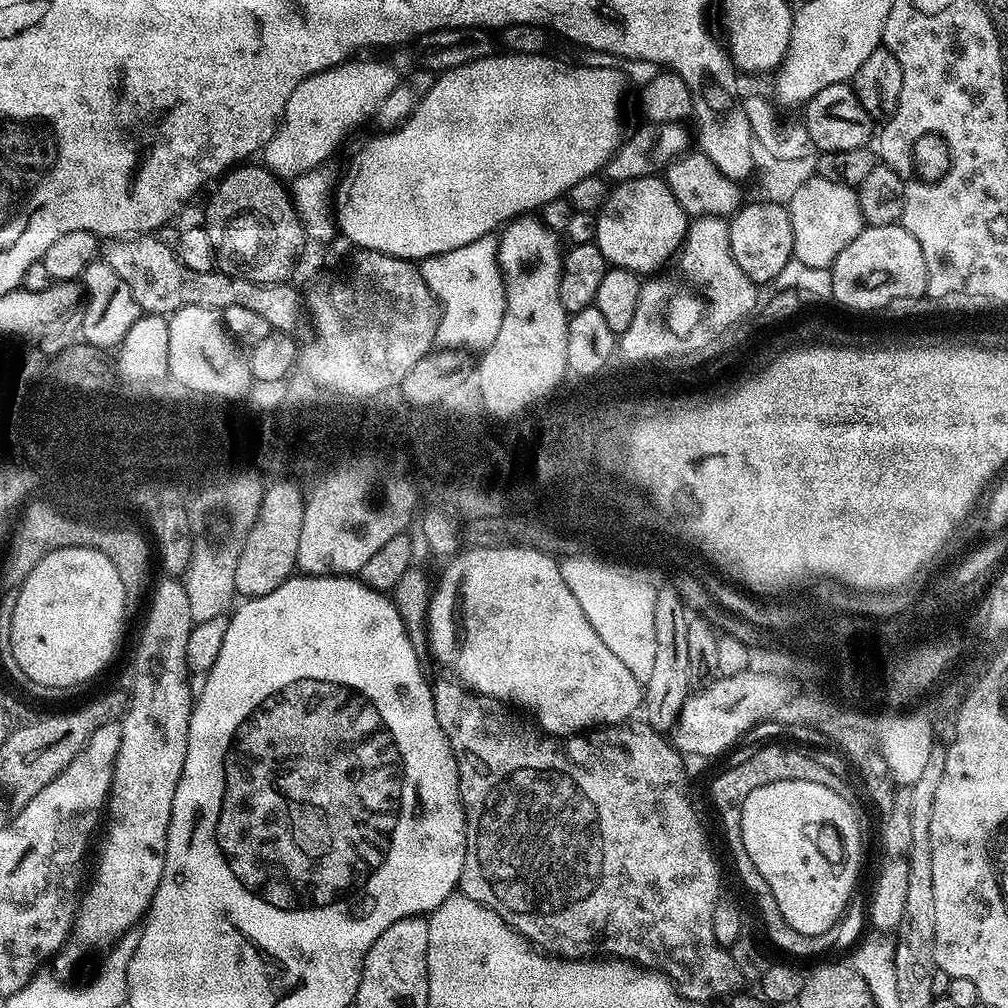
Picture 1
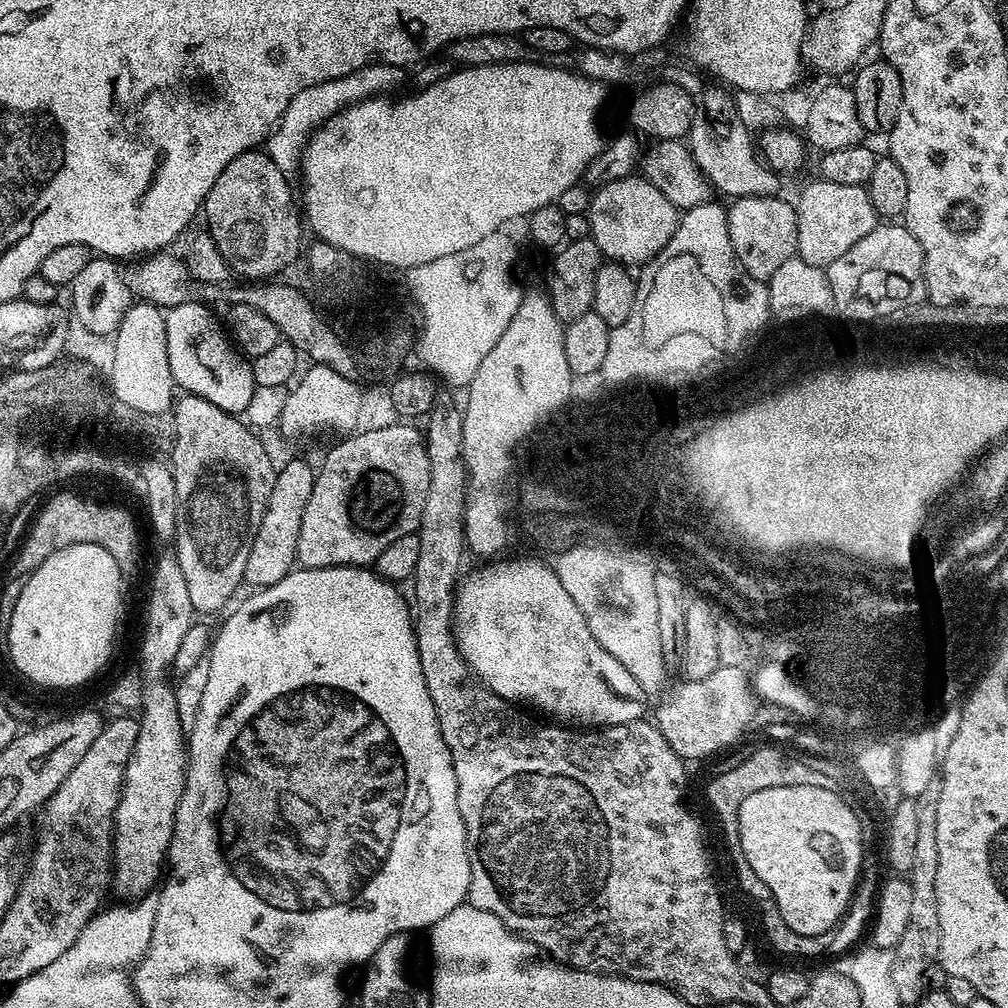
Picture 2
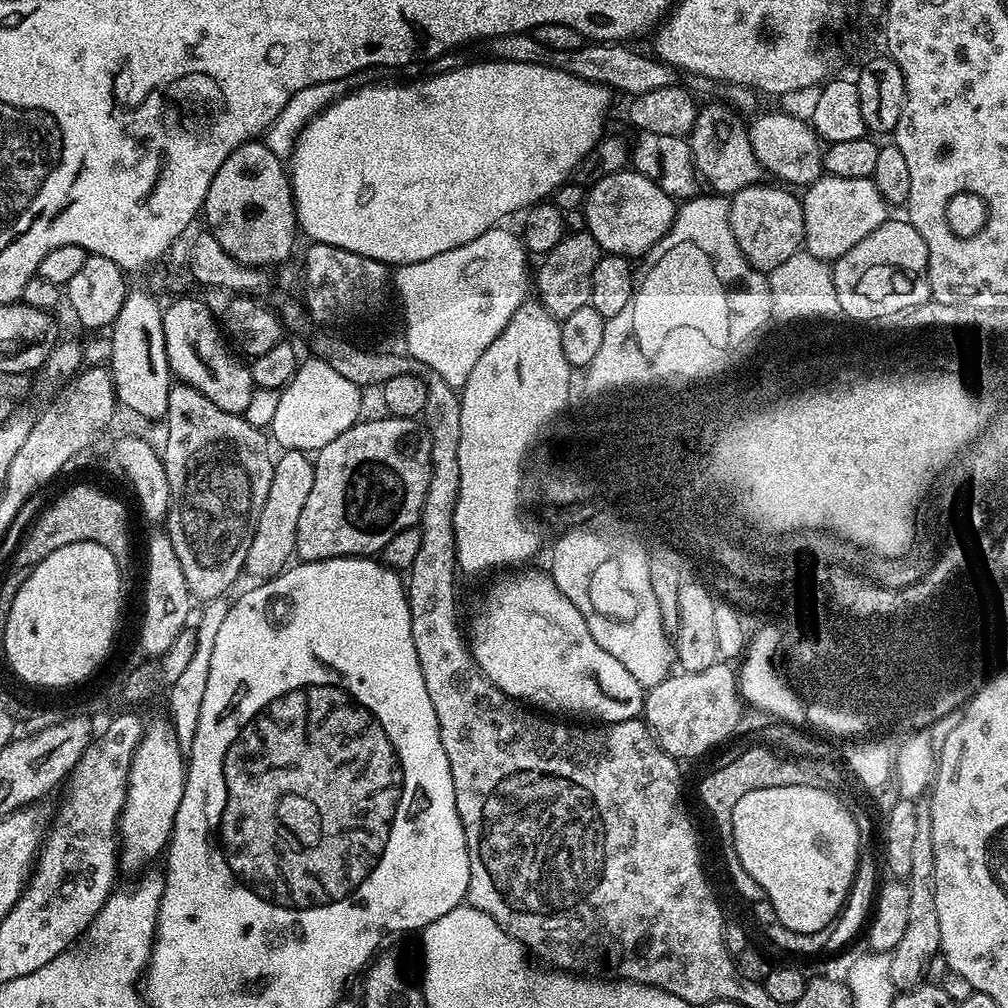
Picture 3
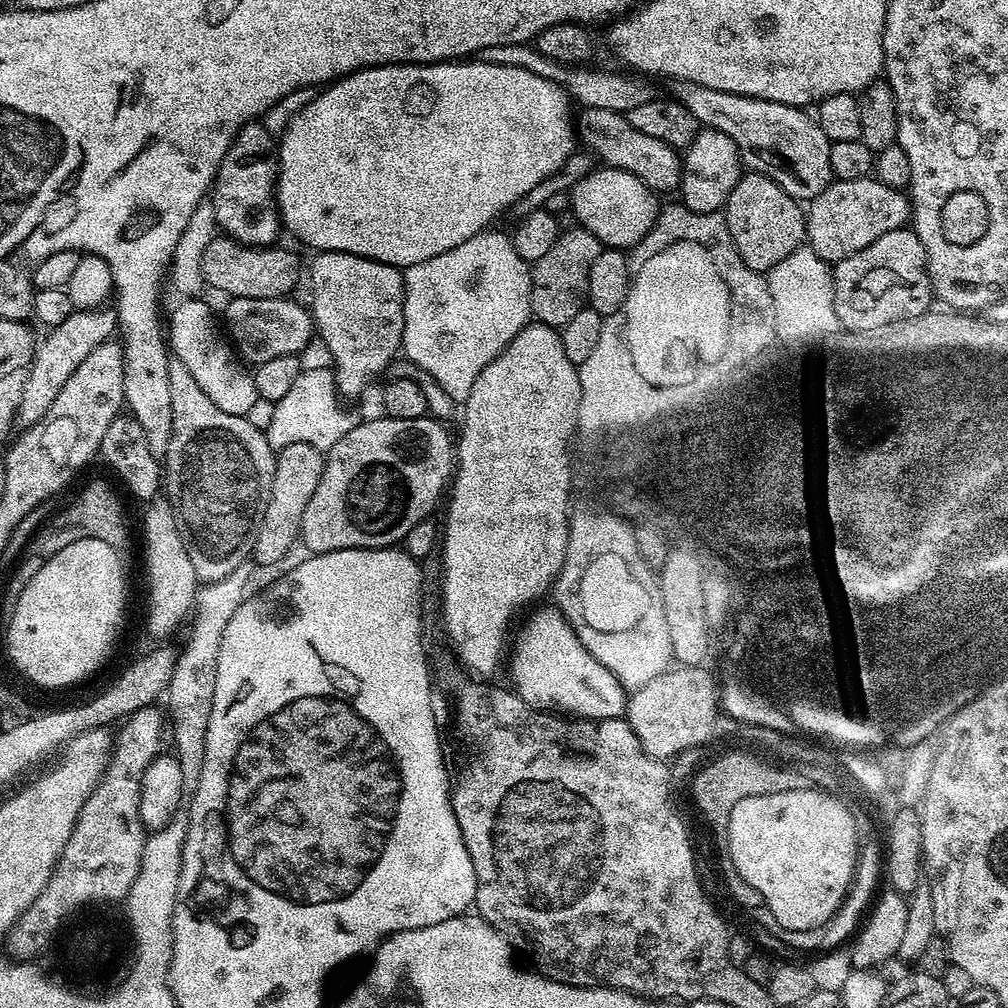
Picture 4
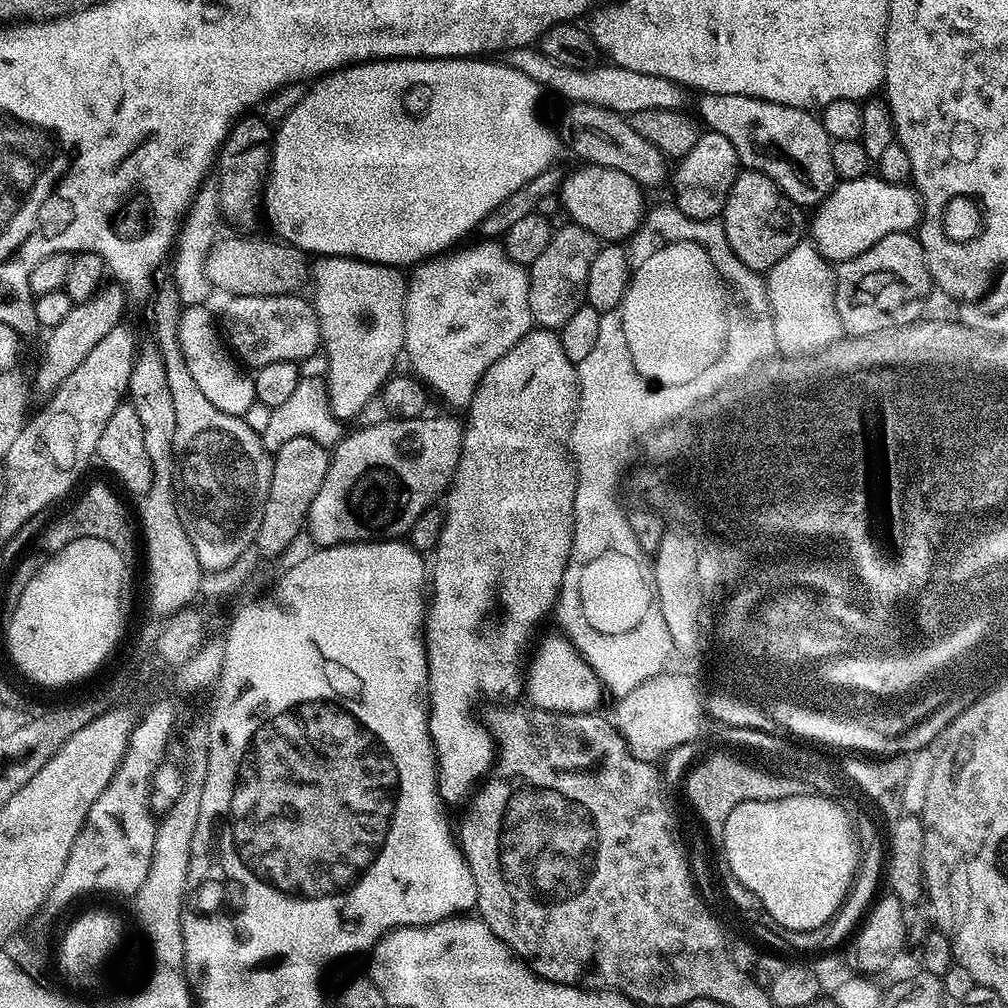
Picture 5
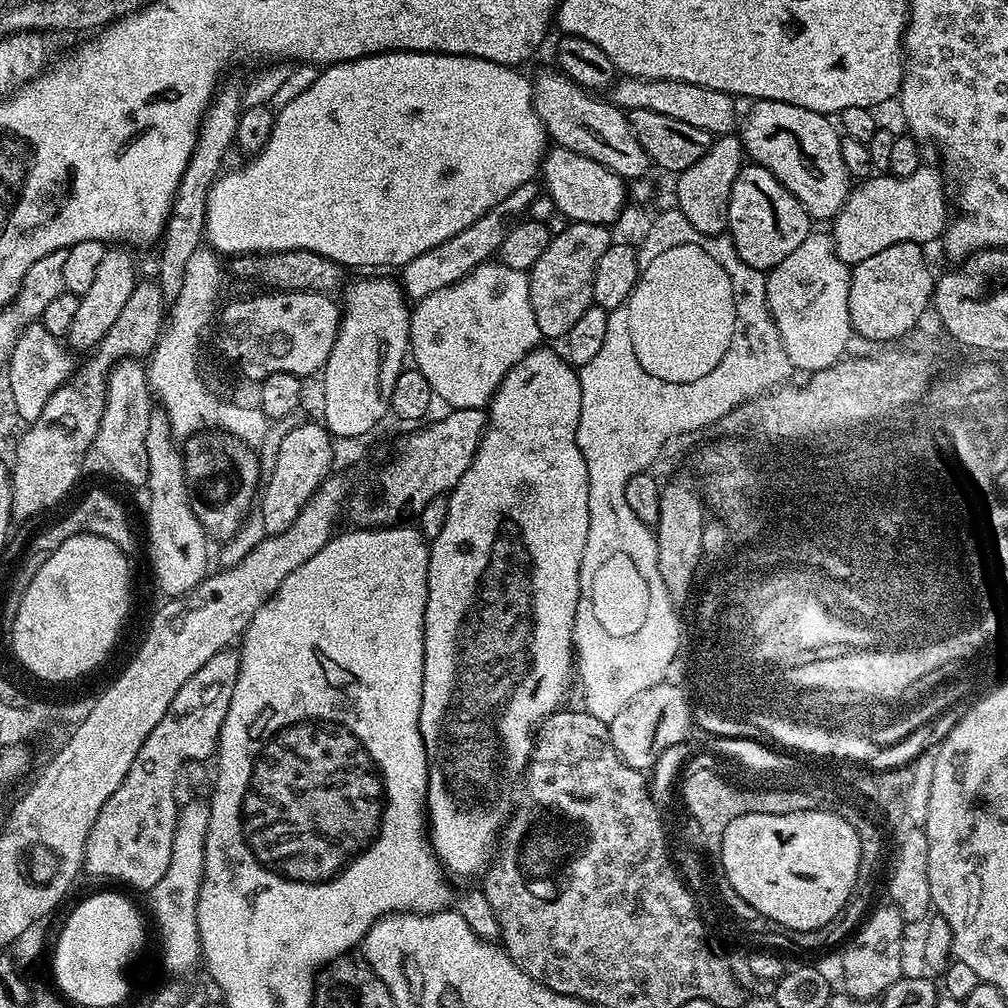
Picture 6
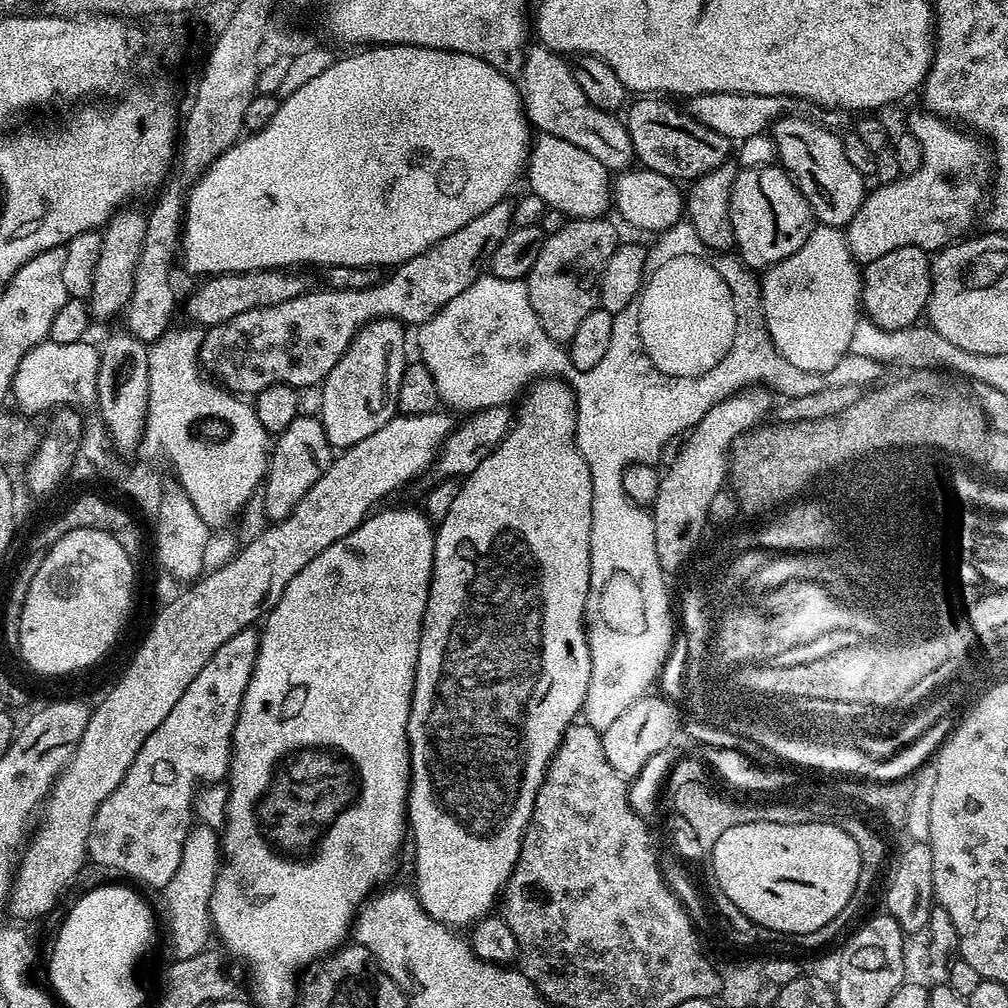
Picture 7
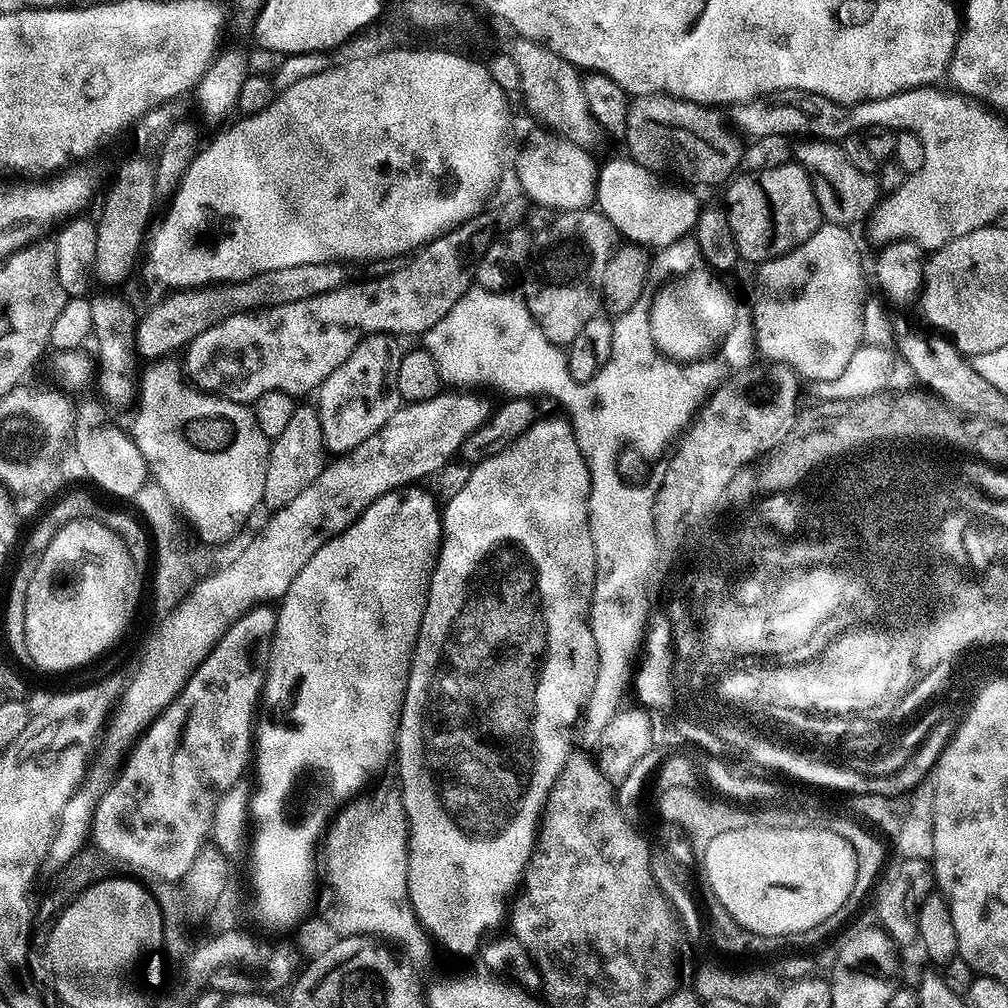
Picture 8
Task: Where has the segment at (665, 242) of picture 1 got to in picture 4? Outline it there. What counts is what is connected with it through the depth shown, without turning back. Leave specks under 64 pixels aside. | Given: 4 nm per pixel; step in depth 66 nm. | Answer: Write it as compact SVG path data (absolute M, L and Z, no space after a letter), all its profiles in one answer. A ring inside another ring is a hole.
M607 166L593 167L592 171L573 186L570 195L577 225L594 234L594 238L598 238L608 250L631 249L652 229L652 224L656 221L657 193L626 170Z

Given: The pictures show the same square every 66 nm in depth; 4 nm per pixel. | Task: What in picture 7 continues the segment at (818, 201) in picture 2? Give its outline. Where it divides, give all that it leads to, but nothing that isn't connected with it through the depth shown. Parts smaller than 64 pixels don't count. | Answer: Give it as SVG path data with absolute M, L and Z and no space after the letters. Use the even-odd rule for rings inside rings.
M916 110L916 120L924 120L924 132L928 132L928 164L922 162L914 182L895 185L896 204L866 202L846 226L852 256L861 265L906 246L922 248L929 254L947 248L969 231L976 211L978 216L985 203L994 172L989 149L971 131L927 110Z

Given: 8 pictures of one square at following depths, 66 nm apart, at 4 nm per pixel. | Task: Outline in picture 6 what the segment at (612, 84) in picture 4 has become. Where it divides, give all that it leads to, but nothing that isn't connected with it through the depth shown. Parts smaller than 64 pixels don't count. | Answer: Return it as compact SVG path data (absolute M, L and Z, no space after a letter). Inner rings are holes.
M623 77L610 90L611 103L621 111L648 109L658 114L665 114L690 126L704 129L713 136L731 135L738 126L735 97L726 92L710 90L709 87L698 87L696 83L683 83L681 80L658 79L646 80L636 77Z

